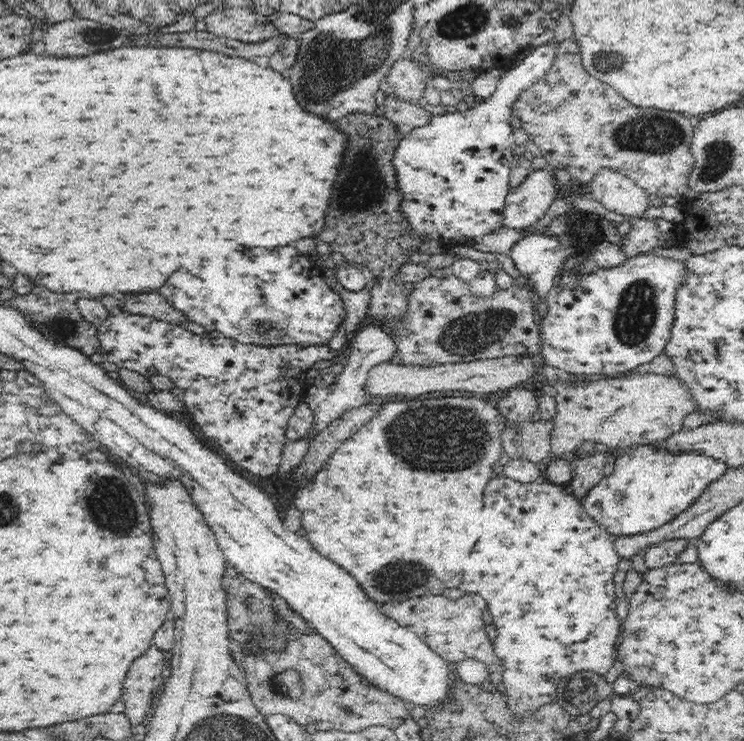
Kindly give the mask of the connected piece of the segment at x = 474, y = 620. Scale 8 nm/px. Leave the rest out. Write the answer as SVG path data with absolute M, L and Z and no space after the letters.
M464 593L458 600L450 600L442 595L426 594L402 603L381 606L384 616L413 632L436 657L454 663L476 659L489 666L499 661L494 655L490 638L486 633L486 622L484 622L486 609L487 603L484 598L476 593Z

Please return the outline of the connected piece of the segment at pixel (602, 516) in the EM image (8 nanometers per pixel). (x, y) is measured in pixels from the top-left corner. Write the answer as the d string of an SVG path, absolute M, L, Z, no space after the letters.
M660 442L631 444L618 449L614 470L610 476L603 476L598 484L589 488L581 498L587 513L594 517L613 537L646 534L674 520L681 512L688 510L700 495L728 470L726 464L698 449L672 449Z

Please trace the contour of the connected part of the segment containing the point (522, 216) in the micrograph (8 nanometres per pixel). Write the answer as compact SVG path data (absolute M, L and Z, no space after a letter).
M538 164L518 188L505 196L498 212L499 226L516 230L544 218L554 198L560 195L553 177L546 166Z

